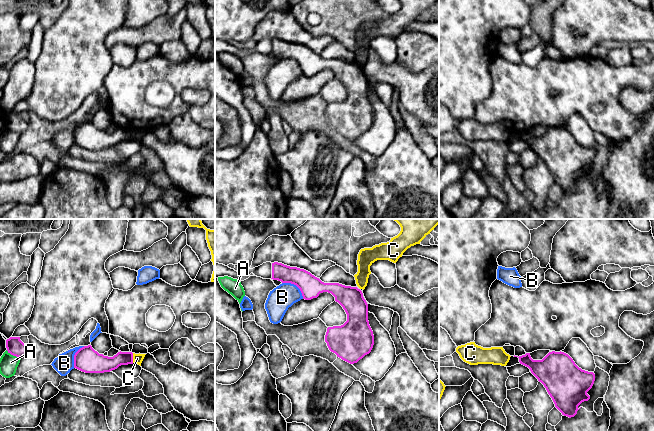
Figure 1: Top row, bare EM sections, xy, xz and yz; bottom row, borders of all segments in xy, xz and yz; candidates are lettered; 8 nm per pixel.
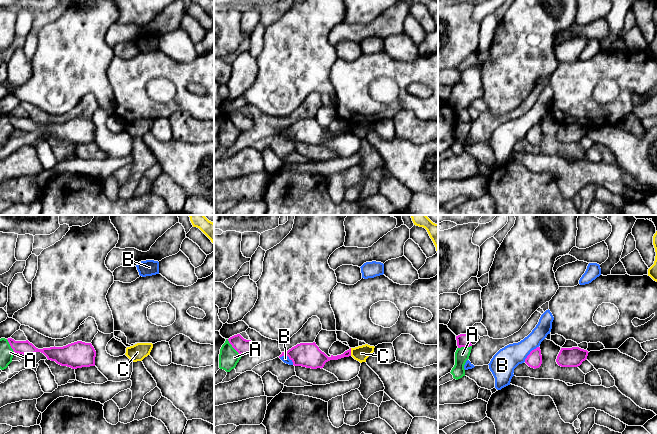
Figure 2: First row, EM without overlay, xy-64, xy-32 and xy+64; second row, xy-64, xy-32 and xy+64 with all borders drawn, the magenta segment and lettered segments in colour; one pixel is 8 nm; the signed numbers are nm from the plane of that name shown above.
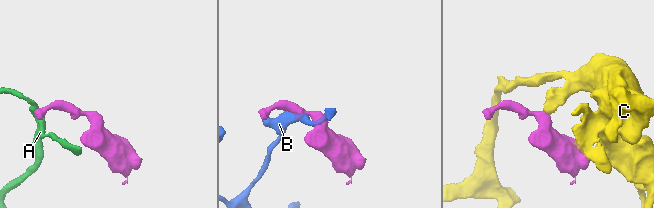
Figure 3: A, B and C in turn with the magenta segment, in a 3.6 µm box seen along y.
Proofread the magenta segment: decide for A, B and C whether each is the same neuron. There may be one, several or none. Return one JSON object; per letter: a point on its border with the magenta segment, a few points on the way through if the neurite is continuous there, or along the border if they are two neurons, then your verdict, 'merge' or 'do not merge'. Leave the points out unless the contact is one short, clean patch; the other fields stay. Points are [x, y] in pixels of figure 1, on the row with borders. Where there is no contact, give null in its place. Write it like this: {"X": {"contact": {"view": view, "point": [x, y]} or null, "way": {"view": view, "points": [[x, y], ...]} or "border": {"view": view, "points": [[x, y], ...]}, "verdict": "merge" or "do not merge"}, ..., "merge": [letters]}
{"A": {"contact": {"view": "xy", "point": [13, 355]}, "border": {"view": "xy", "points": [[6, 350], [20, 358]]}, "verdict": "do not merge"}, "B": {"contact": {"view": "xz", "point": [295, 284]}, "border": {"view": "xz", "points": [[282, 282], [293, 283], [299, 289], [303, 298]]}, "verdict": "do not merge"}, "C": {"contact": {"view": "xy", "point": [132, 358]}, "border": {"view": "xy", "points": [[132, 353], [133, 362]]}, "verdict": "do not merge"}, "merge": []}

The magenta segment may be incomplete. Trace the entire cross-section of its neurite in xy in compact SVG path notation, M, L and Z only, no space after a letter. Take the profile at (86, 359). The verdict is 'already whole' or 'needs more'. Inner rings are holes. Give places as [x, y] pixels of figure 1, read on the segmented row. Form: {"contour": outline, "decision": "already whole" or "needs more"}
{"contour": "M91 345L80 348L74 355L74 368L85 373L104 373L121 365L133 364L132 352L118 352L113 357L104 356Z", "decision": "already whole"}

